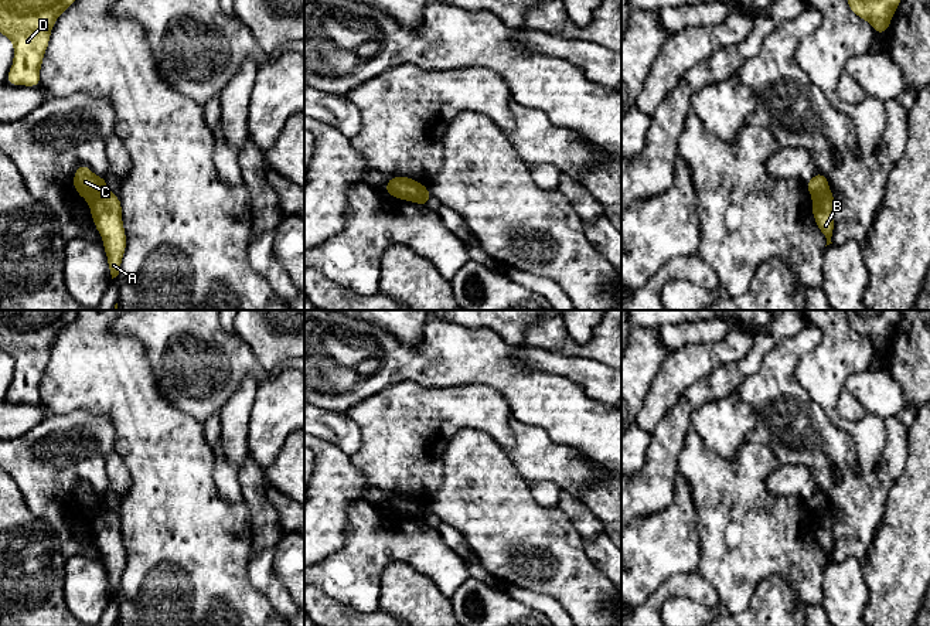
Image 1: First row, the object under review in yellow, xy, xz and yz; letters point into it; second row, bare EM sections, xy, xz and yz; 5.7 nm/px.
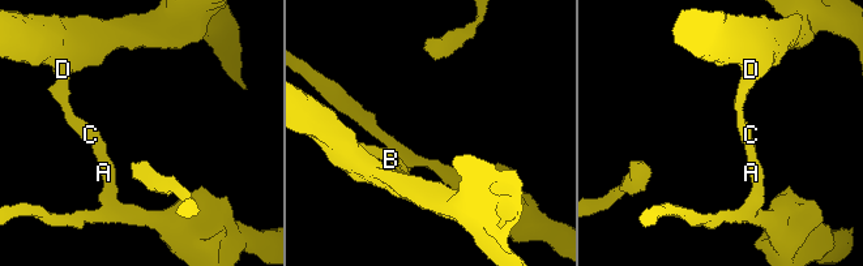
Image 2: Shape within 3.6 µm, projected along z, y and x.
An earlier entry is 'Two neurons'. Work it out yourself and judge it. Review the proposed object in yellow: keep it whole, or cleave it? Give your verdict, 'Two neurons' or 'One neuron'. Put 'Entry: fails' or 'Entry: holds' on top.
Entry: holds
Two neurons

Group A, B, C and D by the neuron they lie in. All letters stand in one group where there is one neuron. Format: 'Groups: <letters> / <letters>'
Groups: A B / C D

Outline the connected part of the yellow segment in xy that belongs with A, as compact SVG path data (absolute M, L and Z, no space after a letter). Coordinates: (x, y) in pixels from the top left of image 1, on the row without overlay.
M108 508L89 520L98 550L103 555L112 596L120 589L120 579L126 567L126 551L122 541L122 523L117 513Z

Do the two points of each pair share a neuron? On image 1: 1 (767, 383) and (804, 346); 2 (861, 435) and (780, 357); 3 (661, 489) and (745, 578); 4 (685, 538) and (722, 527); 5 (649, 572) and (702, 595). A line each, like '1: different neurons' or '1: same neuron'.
1: same neuron
2: different neurons
3: different neurons
4: different neurons
5: different neurons

